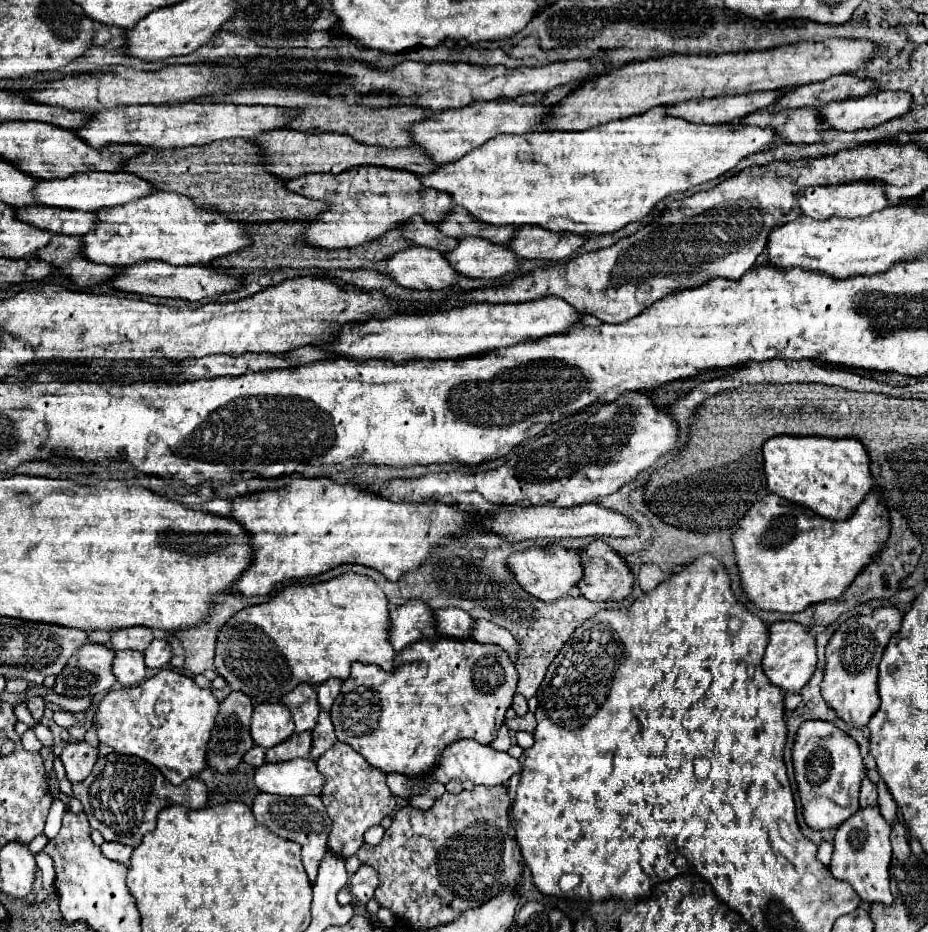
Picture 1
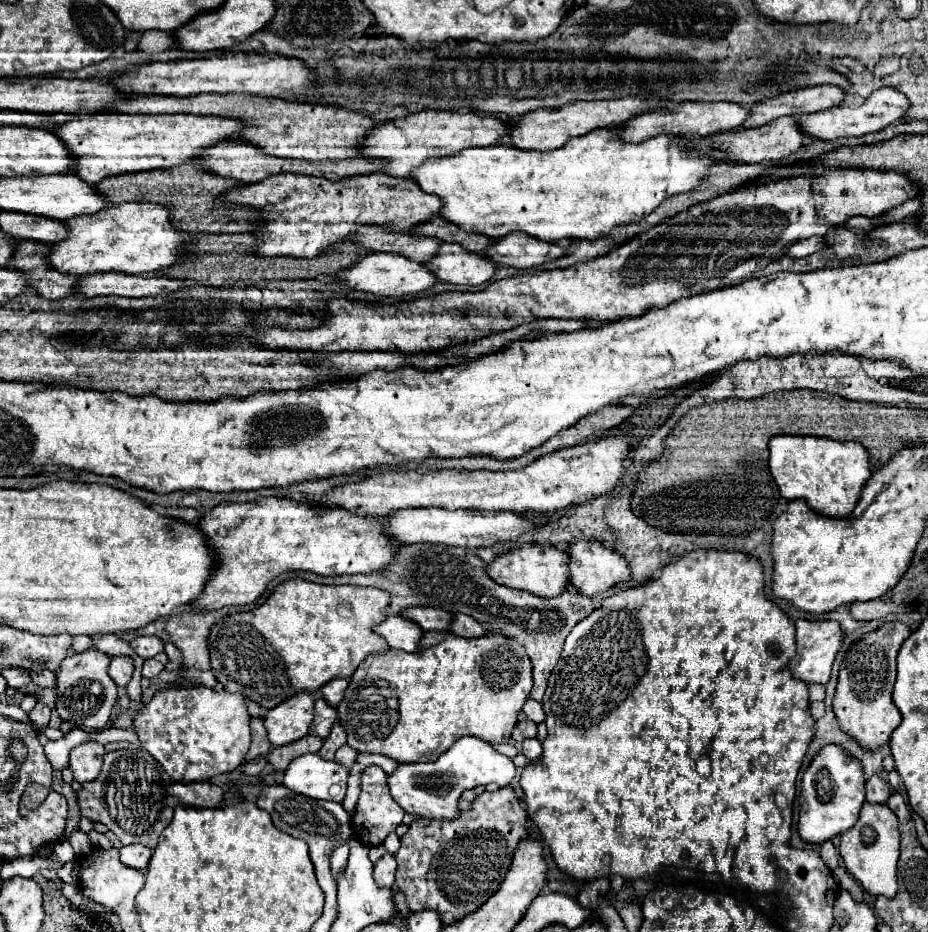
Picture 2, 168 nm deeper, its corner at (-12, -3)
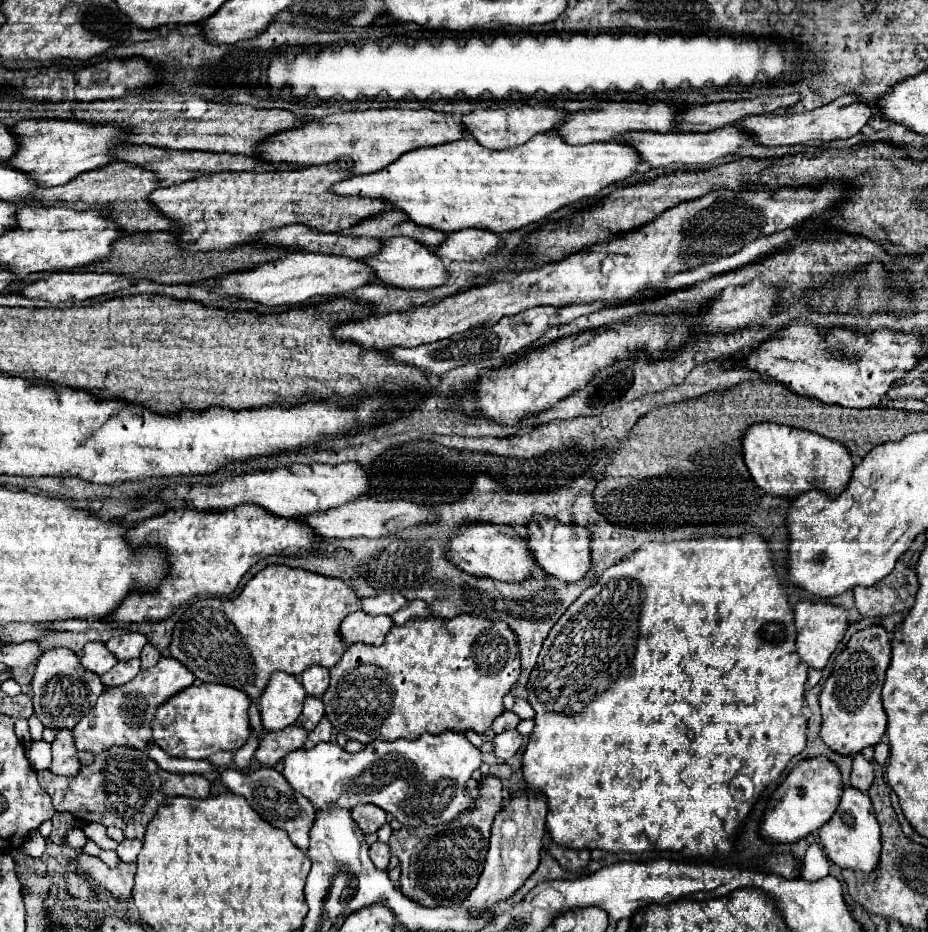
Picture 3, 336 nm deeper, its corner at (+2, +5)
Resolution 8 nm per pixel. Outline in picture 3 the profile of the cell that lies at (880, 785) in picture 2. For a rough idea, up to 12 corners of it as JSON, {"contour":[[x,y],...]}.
{"contour":[[861,754],[853,758],[851,786],[867,792],[873,764]]}

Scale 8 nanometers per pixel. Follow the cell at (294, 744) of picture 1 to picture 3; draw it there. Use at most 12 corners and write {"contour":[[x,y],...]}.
{"contour":[[297,724],[267,732],[255,758],[265,766],[303,748],[307,730]]}

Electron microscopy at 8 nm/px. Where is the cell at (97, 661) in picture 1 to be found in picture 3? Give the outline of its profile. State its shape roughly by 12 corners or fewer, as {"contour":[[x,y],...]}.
{"contour":[[67,648],[41,654],[31,680],[45,728],[73,728],[103,684]]}

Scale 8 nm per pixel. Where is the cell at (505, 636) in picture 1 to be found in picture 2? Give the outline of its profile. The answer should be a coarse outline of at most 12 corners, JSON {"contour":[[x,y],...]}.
{"contour":[[455,614],[451,632],[463,638],[489,634],[471,616]]}

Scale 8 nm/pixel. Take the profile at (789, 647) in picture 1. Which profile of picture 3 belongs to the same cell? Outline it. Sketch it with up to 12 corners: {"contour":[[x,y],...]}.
{"contour":[[795,606],[797,654],[823,670],[849,628],[849,610]]}

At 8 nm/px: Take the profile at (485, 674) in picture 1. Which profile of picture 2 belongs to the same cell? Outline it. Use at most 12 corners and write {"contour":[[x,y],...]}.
{"contour":[[427,632],[367,656],[347,744],[435,762],[507,742],[531,660],[499,634]]}

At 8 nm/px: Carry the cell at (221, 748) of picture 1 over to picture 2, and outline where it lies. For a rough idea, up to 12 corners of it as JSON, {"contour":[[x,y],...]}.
{"contour":[[251,718],[251,748],[245,760],[267,756],[271,742],[263,718]]}

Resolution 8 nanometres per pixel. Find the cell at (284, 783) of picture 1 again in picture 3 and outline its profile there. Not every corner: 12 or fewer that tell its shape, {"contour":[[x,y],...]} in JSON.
{"contour":[[447,730],[283,760],[315,808],[375,804],[405,826],[471,808],[479,748]]}

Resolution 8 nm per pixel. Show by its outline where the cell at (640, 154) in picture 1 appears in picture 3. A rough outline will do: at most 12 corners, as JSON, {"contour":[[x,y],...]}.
{"contour":[[473,138],[331,186],[495,234],[629,178],[629,144]]}

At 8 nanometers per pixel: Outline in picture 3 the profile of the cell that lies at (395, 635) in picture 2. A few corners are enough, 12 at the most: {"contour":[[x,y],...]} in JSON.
{"contour":[[349,614],[339,636],[345,644],[381,646],[389,616]]}

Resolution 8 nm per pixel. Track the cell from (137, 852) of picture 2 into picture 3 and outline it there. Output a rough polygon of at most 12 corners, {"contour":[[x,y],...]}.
{"contour":[[129,838],[117,846],[121,862],[131,864],[137,860],[141,840]]}

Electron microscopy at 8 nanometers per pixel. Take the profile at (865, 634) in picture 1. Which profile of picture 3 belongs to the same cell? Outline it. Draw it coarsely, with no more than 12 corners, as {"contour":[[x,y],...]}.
{"contour":[[883,626],[853,634],[819,694],[821,738],[855,756],[881,742]]}

